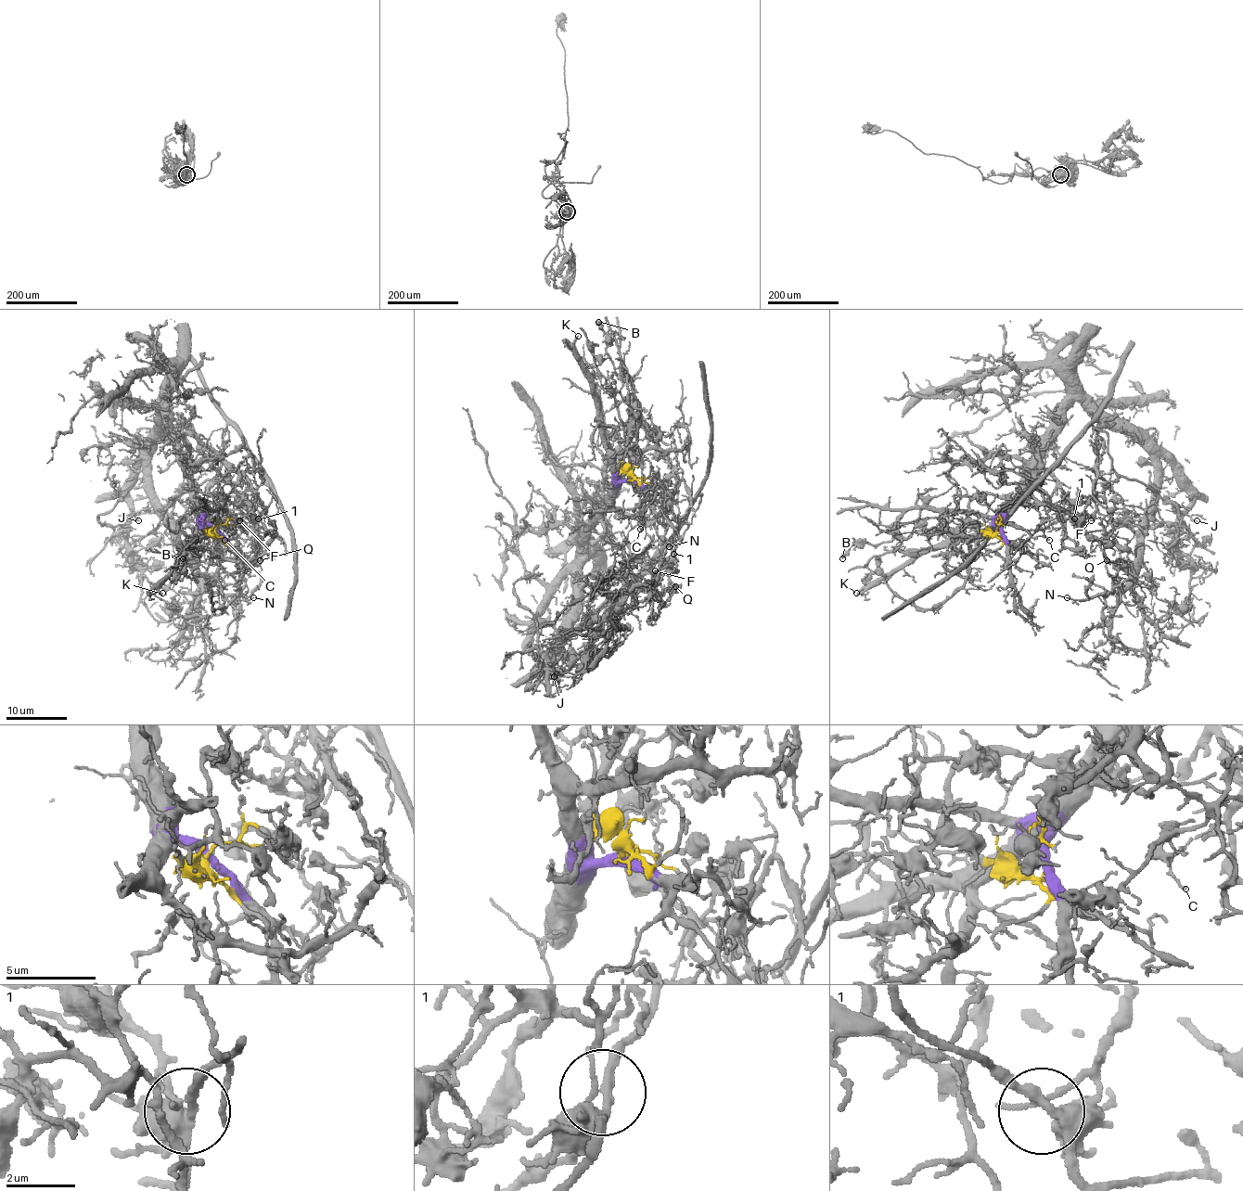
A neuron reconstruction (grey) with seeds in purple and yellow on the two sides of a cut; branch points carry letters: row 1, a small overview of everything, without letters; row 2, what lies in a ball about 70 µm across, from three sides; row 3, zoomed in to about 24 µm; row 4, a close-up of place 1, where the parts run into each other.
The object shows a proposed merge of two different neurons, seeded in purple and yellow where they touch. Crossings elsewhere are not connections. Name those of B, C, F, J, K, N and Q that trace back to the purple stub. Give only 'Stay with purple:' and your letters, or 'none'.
Stay with purple: K, N

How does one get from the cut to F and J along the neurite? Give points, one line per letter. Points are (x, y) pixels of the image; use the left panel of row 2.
F: (215, 528), (204, 528), (218, 518), (215, 494), (249, 506), (267, 485), (258, 530), (239, 520)
J: (215, 528), (204, 528), (218, 518), (215, 494), (249, 506), (263, 480), (230, 425), (215, 475), (137, 520)

